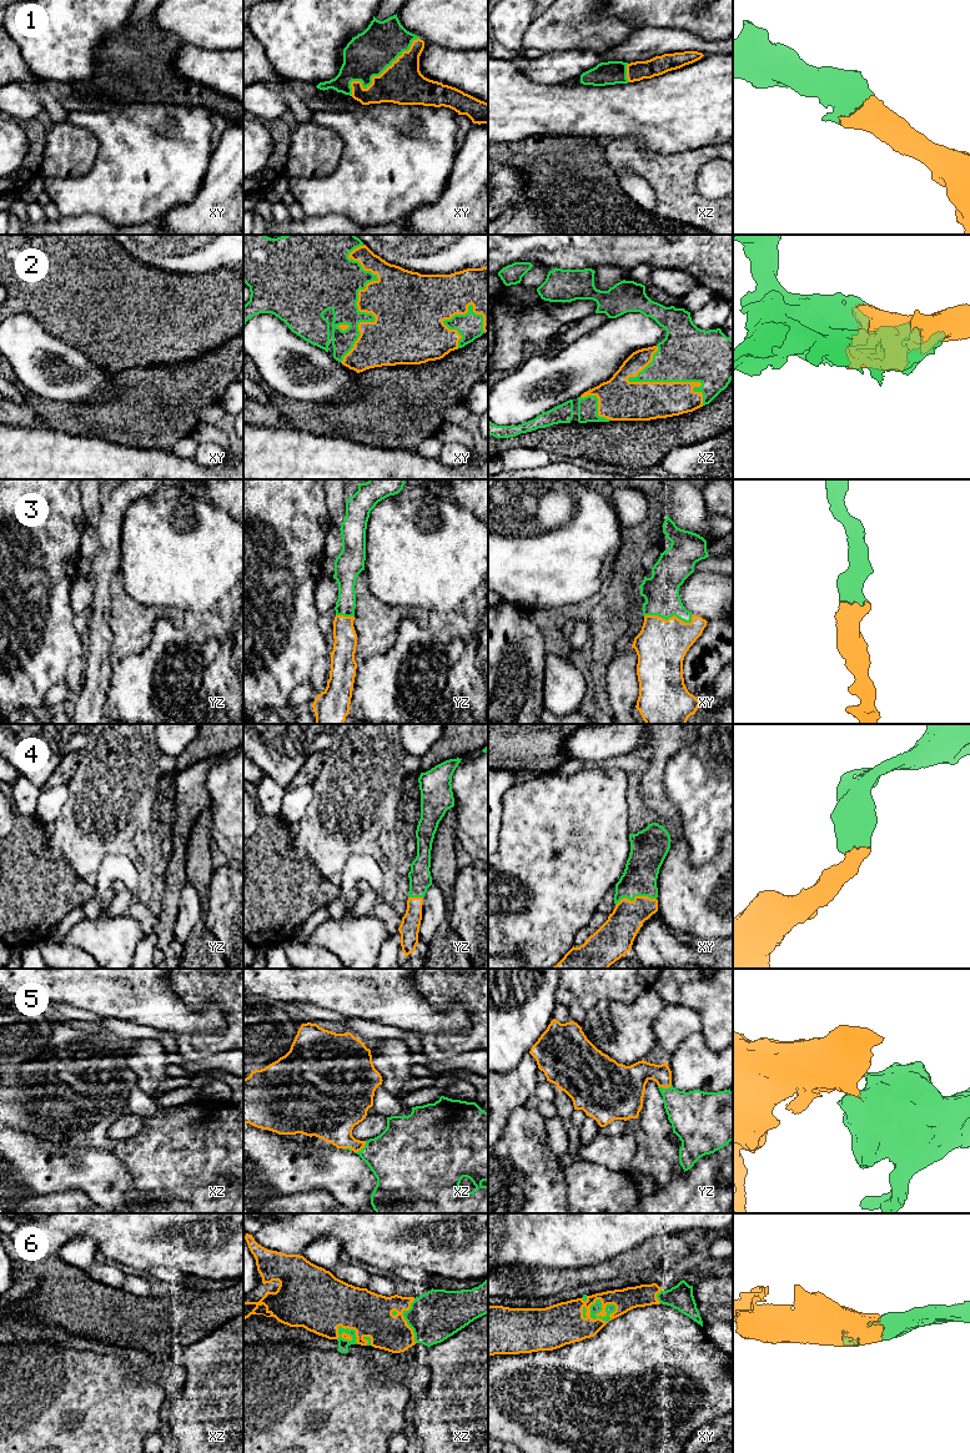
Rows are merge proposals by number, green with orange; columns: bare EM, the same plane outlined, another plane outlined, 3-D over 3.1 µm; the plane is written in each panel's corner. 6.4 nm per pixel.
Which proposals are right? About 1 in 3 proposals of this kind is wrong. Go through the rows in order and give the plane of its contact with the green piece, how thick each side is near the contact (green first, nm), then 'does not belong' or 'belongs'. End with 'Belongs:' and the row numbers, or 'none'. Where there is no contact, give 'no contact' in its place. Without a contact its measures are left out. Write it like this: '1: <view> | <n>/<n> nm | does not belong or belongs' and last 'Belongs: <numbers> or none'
1: xy | 280/280 nm | belongs
2: xy | 400/340 nm | belongs
3: xy | 220/320 nm | belongs
4: xy | 220/220 nm | belongs
5: xz | 400/260 nm | belongs
6: xy | 70/240 nm | belongs
Belongs: 1, 2, 3, 4, 5, 6

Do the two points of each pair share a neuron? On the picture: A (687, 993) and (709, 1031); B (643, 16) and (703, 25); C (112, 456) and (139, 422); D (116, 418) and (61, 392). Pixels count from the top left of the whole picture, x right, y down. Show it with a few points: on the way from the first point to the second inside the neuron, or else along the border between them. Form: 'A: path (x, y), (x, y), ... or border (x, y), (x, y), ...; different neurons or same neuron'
A: path (697, 1001), (709, 1014), (709, 1021); same neuron
B: path (658, 16), (688, 16); same neuron
C: border (93, 437), (150, 450); different neurons
D: border (107, 396), (100, 400), (73, 401), (50, 398); different neurons

